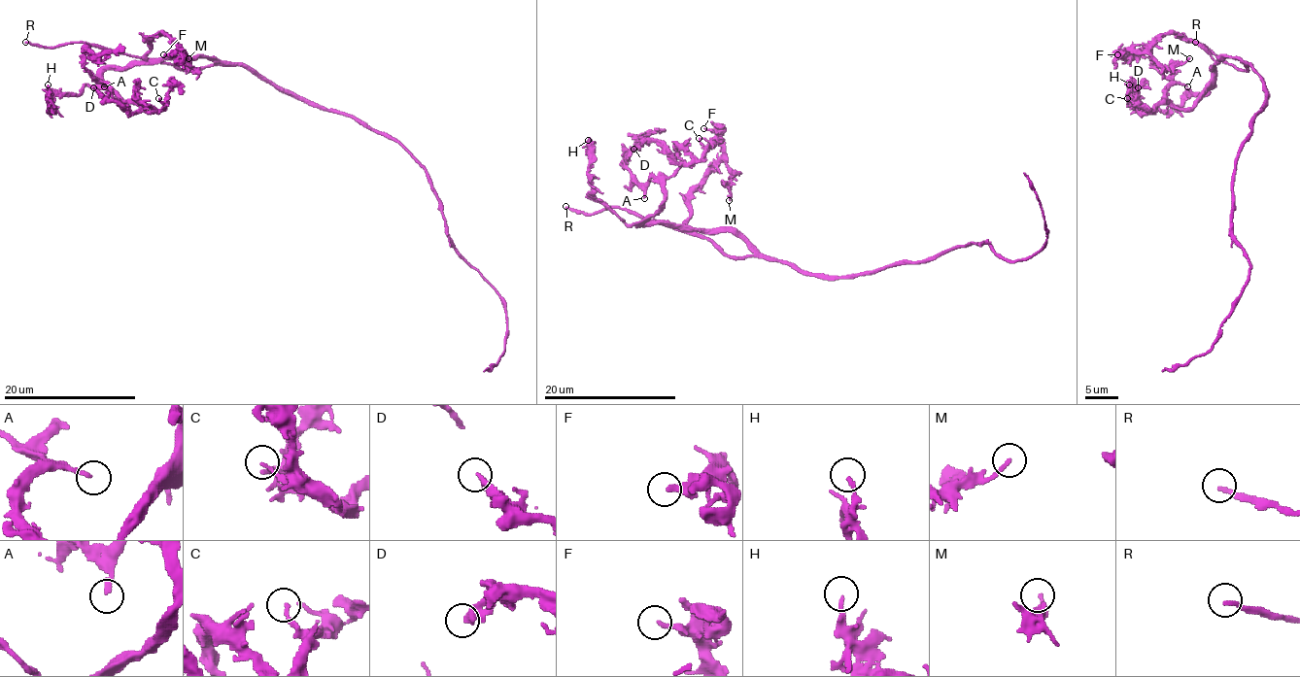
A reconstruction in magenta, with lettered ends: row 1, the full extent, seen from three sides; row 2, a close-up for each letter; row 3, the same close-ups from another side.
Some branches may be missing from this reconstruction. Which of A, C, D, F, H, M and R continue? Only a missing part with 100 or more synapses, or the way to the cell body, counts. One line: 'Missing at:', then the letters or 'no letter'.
Missing at: R

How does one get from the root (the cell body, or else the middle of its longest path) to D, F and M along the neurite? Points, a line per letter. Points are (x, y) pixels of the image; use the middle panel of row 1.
D: (848, 276), (765, 259), (731, 231), (642, 223), (679, 165), (654, 142), (633, 149)
F: (848, 276), (809, 276), (762, 257), (731, 231), (687, 224), (691, 193), (722, 155), (720, 138), (703, 128)
M: (848, 276), (809, 276), (762, 257), (731, 231), (687, 224), (691, 193), (720, 160), (731, 173), (729, 200)

